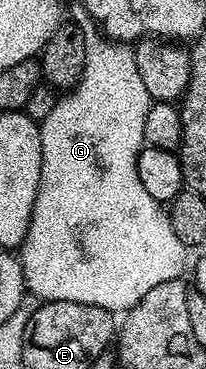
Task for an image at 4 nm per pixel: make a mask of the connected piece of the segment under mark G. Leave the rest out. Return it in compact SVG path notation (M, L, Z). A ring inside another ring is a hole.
M87 16L81 17L78 23L85 34L85 68L79 82L54 104L53 111L39 123L42 140L42 176L38 184L38 196L34 202L30 228L26 232L24 242L18 248L18 257L24 269L28 293L35 294L37 299L46 302L70 300L78 304L94 304L113 312L127 312L138 304L138 300L142 300L142 296L146 296L146 292L150 292L150 288L155 288L158 284L166 284L166 280L181 277L185 273L184 265L189 265L190 250L182 244L182 240L178 240L178 236L174 236L174 228L168 219L167 209L158 200L154 200L154 196L146 192L142 180L138 180L138 156L146 145L144 140L146 112L154 100L146 92L146 84L142 84L142 76L138 76L138 64L133 47L104 37L96 23Z

